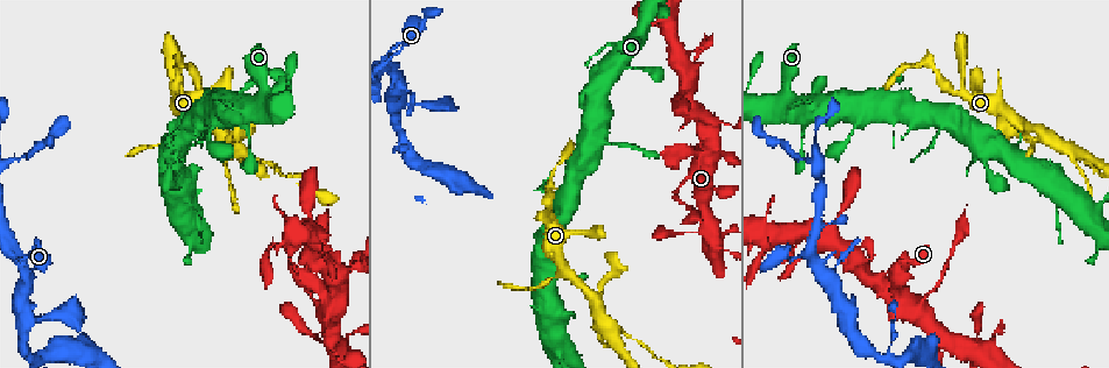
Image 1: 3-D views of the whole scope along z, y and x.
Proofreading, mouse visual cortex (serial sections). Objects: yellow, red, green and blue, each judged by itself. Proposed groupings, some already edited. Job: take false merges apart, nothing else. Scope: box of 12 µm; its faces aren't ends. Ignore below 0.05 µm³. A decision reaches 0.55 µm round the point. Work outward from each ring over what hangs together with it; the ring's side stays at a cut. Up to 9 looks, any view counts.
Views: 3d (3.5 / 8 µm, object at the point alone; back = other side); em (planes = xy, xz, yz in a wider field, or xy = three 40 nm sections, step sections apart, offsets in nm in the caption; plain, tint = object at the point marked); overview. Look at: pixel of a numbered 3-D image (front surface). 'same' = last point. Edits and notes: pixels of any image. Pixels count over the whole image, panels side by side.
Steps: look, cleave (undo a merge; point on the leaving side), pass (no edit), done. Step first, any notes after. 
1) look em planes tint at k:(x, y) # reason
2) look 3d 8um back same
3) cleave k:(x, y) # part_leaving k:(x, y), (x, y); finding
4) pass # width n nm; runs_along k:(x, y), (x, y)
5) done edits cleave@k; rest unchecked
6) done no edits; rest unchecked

look 3d 3.5um at 1:(630, 65) # thick turns thin

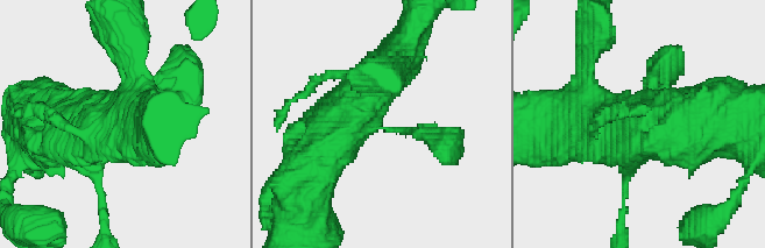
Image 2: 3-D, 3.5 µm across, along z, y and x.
look em xy step 3 tint at 2:(379, 123)

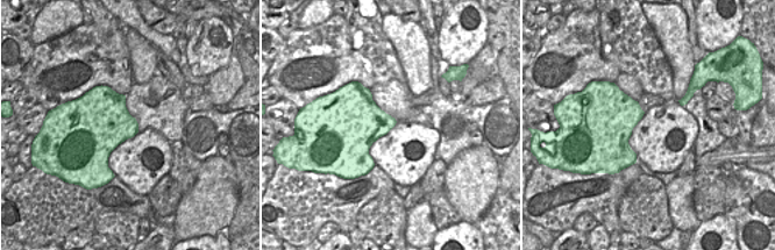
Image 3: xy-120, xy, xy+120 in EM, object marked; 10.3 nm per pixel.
look em xy step 1 tint same

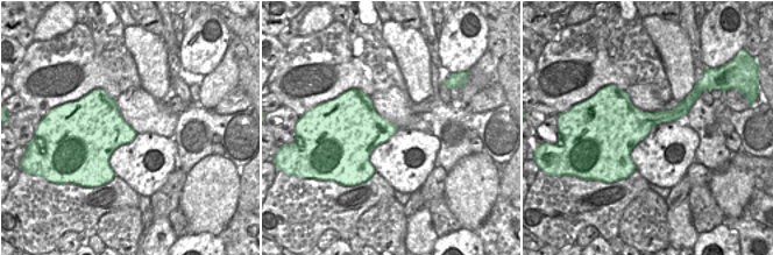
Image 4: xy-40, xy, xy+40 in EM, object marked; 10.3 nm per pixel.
pass # runs_along 2:(391, 71), (356, 107), (384, 128), (438, 140); one cell here

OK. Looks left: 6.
look 3d 3.5um at 1:(693, 107) # calibre changes

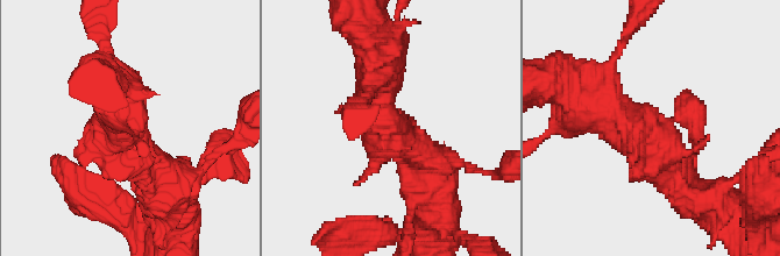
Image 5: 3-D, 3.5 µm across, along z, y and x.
look em xy step 2 tint at 5:(384, 126) # need the tissue

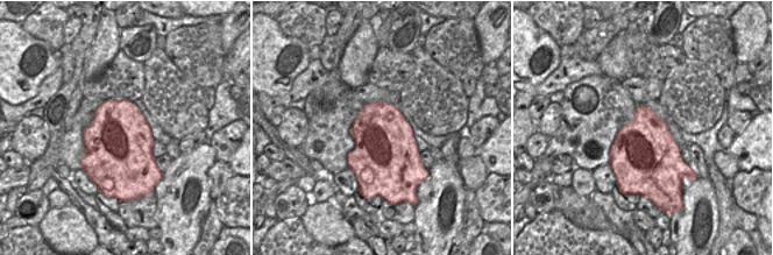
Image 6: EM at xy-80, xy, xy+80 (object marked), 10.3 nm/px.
pass # width 650 nm; runs_along 5:(687, 192), (643, 127), (588, 102); one cell here

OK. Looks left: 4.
look 3d 3.5um at 1:(723, 152) # sudden change in width

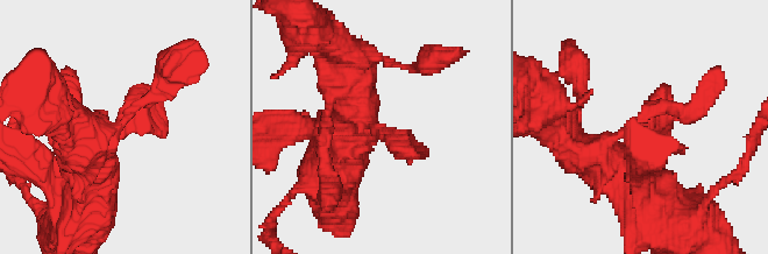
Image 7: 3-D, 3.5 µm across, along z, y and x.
look em xy step 5 tint at 7:(380, 131)

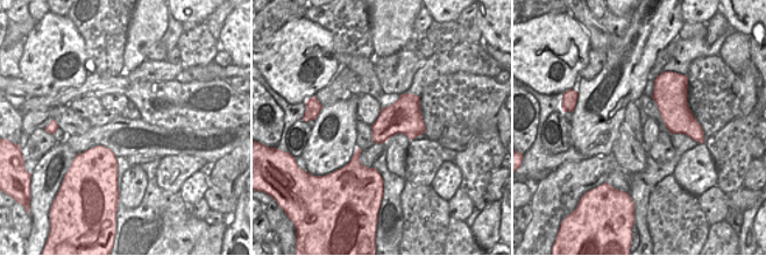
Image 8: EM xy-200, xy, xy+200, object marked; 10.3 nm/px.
pass # width 360 nm; runs_along 7:(340, 86), (364, 120), (421, 155); continuous, no second cell

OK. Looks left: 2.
look 3d 8um at 1:(969, 347) # thick turns thin

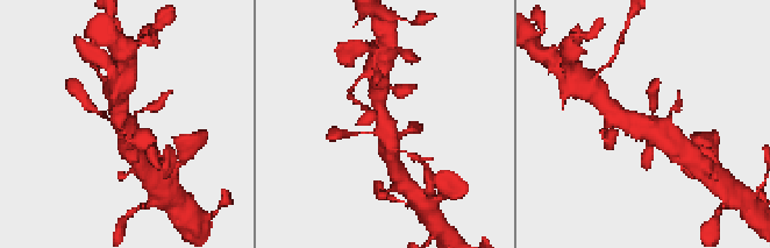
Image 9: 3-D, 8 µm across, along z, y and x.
look em xy step 5 tint at 9:(381, 128)

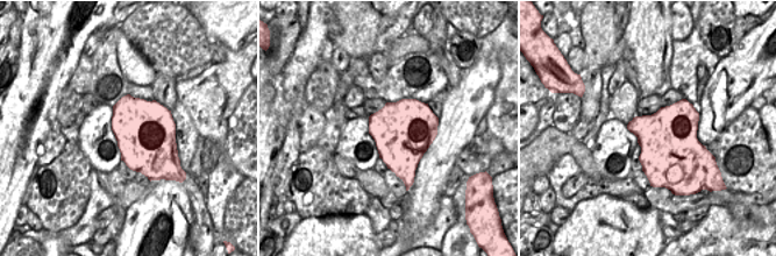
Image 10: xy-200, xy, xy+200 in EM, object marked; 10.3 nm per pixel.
pass # runs_along 9:(617, 114), (647, 124), (672, 142); continuous, no second cell

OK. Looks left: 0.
done no edits; rest unchecked

